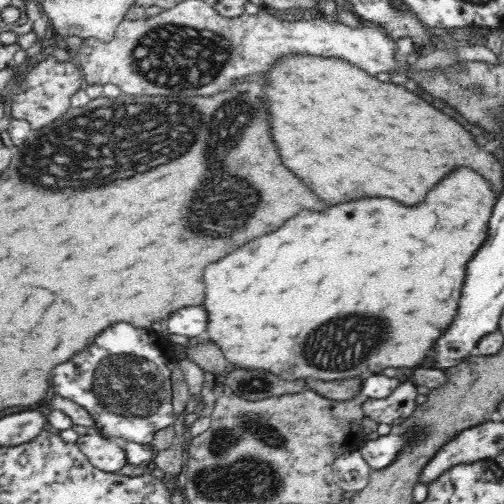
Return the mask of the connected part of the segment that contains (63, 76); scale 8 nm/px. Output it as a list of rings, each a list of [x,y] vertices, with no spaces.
[[[49,53],[44,60],[31,67],[23,81],[14,83],[10,90],[12,118],[28,121],[33,129],[50,124],[70,110],[72,95],[82,86],[82,78],[76,65],[70,61],[57,61]]]

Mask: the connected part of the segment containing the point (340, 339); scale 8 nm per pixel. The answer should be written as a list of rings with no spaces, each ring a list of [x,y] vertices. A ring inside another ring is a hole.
[[[468,168],[454,170],[442,182],[442,186],[444,188],[432,190],[426,196],[426,200],[420,202],[418,206],[402,206],[390,198],[364,198],[364,200],[332,206],[328,212],[304,210],[296,218],[290,218],[284,226],[280,226],[280,230],[254,238],[252,242],[240,246],[226,258],[220,258],[220,262],[212,262],[208,270],[204,270],[204,282],[206,282],[204,308],[208,314],[208,334],[205,334],[205,338],[210,338],[224,352],[228,362],[224,362],[222,366],[234,364],[236,368],[244,368],[244,370],[266,370],[286,380],[300,380],[300,378],[344,380],[344,378],[359,377],[364,370],[371,370],[376,374],[388,366],[409,371],[416,368],[426,358],[428,350],[433,348],[434,342],[442,336],[458,310],[460,291],[466,274],[464,272],[466,262],[472,258],[474,252],[480,250],[480,246],[488,238],[487,224],[498,198],[492,194],[488,180],[484,180],[480,174]]]

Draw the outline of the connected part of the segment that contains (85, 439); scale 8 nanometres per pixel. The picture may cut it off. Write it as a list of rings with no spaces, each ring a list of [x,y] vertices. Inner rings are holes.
[[[94,431],[80,435],[77,446],[98,470],[106,473],[120,473],[128,463],[122,442],[114,438],[106,438]]]

